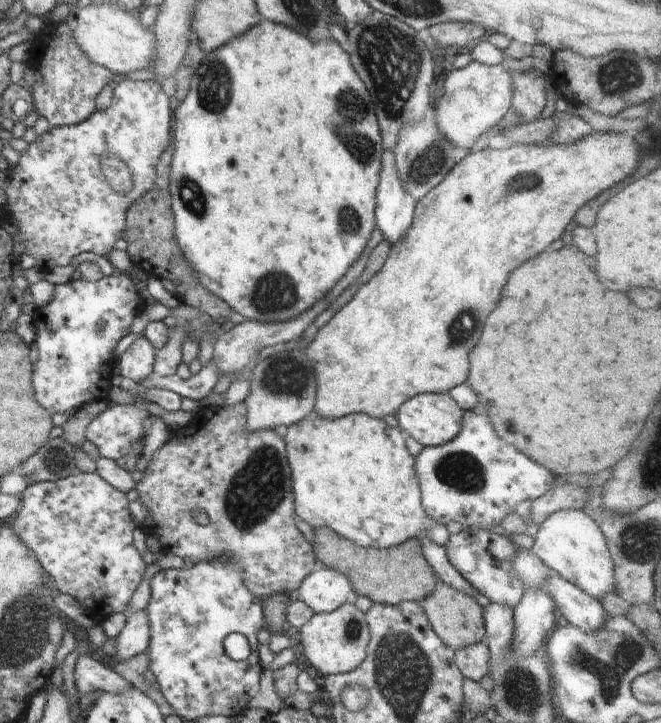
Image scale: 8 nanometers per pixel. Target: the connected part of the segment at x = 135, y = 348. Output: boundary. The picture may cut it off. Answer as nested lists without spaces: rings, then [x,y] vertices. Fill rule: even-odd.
[[[146,337],[138,338],[130,344],[120,360],[115,363],[127,384],[140,383],[152,374],[155,352],[155,346]]]

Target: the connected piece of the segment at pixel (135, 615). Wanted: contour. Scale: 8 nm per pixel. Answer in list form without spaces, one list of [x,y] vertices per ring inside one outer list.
[[[146,609],[127,614],[126,625],[115,639],[114,662],[122,662],[146,653],[149,645],[149,624]]]

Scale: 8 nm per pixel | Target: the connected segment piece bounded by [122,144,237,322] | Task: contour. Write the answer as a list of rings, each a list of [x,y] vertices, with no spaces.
[[[169,144],[160,155],[156,166],[155,183],[137,201],[132,202],[126,211],[126,224],[122,238],[127,241],[127,253],[132,264],[138,265],[148,276],[156,276],[161,281],[171,280],[174,284],[174,296],[184,306],[192,306],[205,312],[216,322],[237,319],[233,308],[219,296],[212,294],[197,277],[195,270],[182,254],[175,237],[175,218],[170,204],[170,169],[173,145]]]

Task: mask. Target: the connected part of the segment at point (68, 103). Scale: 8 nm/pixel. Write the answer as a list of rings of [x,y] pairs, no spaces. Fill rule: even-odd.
[[[47,22],[29,48],[26,64],[34,69],[35,81],[30,87],[39,116],[44,116],[50,127],[65,127],[86,120],[96,111],[96,97],[106,84],[113,84],[118,77],[107,68],[94,64],[79,49],[72,36],[69,23]]]

